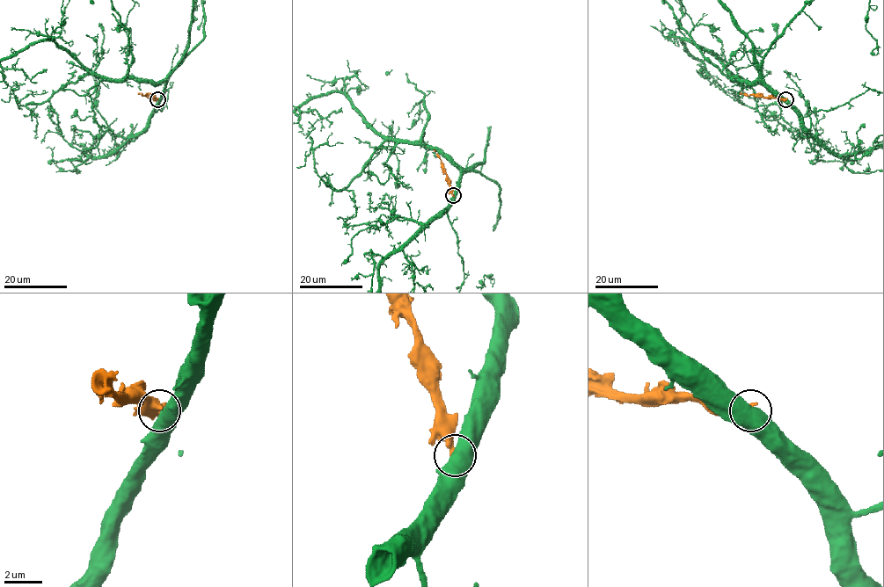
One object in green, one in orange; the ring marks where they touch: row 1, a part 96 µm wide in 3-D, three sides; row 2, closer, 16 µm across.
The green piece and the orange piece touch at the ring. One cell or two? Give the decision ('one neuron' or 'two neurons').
two neurons

